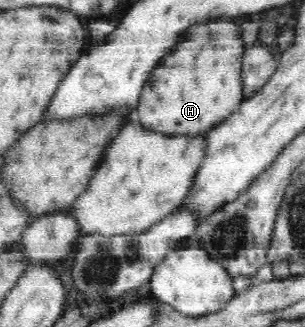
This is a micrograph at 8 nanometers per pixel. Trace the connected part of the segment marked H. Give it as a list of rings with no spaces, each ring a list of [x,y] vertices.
[[[210,24],[210,28],[194,28],[194,32],[186,36],[186,44],[182,44],[182,48],[178,48],[178,52],[174,52],[174,56],[170,56],[158,72],[154,72],[154,80],[146,84],[134,119],[142,123],[146,130],[167,138],[204,138],[212,128],[237,111],[246,99],[241,74],[245,50],[240,24]]]

